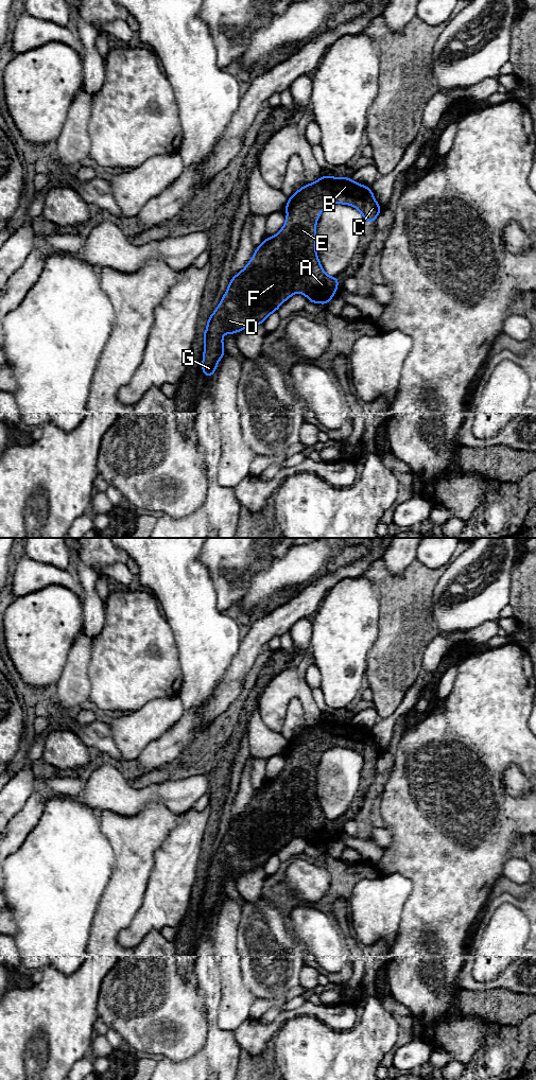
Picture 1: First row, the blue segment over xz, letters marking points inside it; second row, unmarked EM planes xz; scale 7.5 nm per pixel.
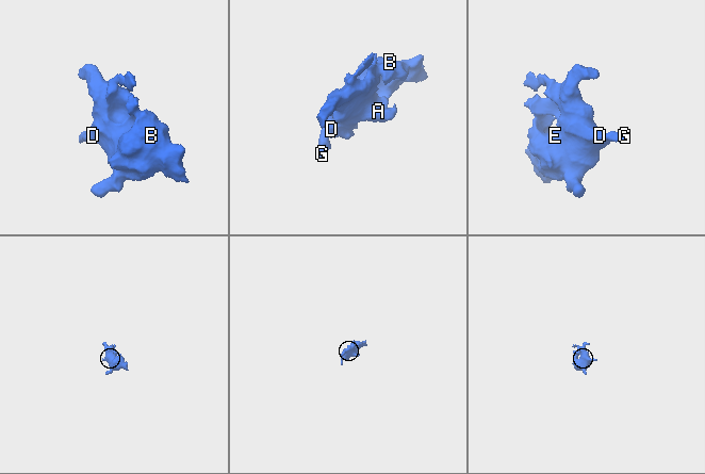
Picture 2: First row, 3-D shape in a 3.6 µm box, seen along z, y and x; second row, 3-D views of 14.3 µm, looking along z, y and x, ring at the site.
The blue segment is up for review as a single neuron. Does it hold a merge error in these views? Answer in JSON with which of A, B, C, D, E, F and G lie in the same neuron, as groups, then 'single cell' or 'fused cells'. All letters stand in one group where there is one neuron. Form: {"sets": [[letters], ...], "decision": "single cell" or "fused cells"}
{"sets": [["A", "B", "C", "D", "E", "F", "G"]], "decision": "single cell"}

